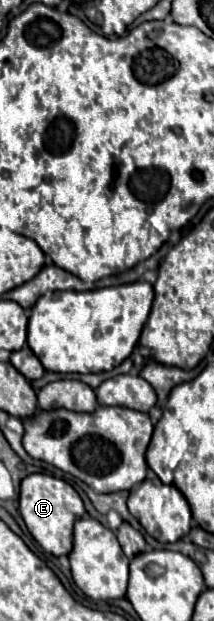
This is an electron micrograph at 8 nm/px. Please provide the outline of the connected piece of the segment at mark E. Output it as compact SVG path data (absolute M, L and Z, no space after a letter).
M29 474L21 480L19 488L19 512L31 532L31 536L43 546L43 550L53 556L63 556L71 552L73 542L73 522L85 514L81 496L65 480L53 478L49 474Z

